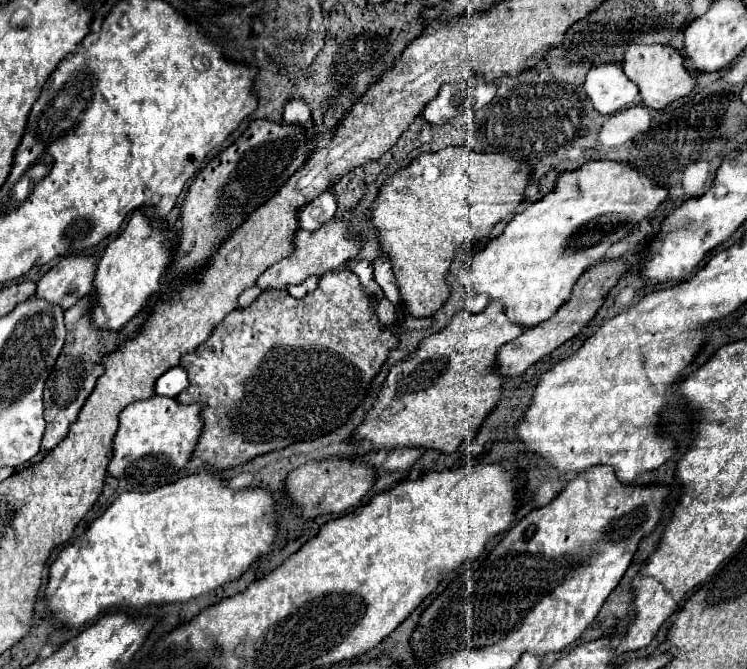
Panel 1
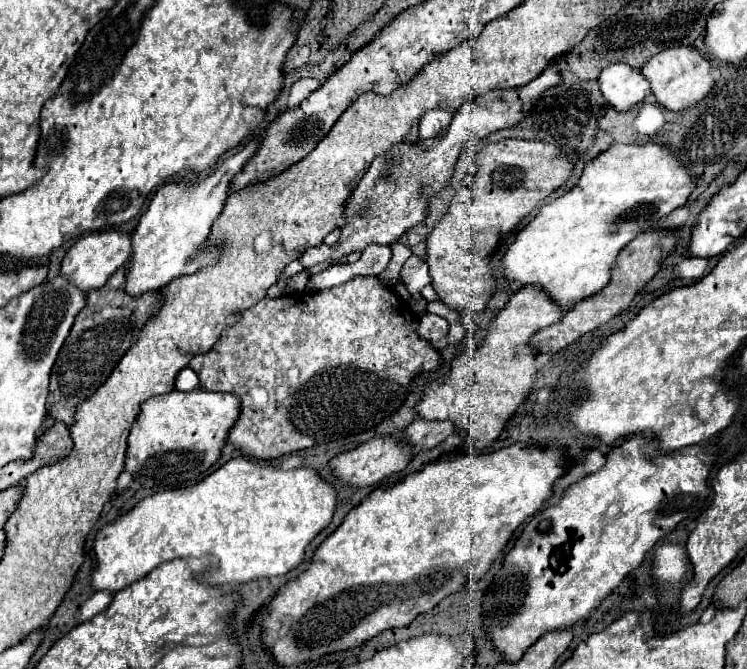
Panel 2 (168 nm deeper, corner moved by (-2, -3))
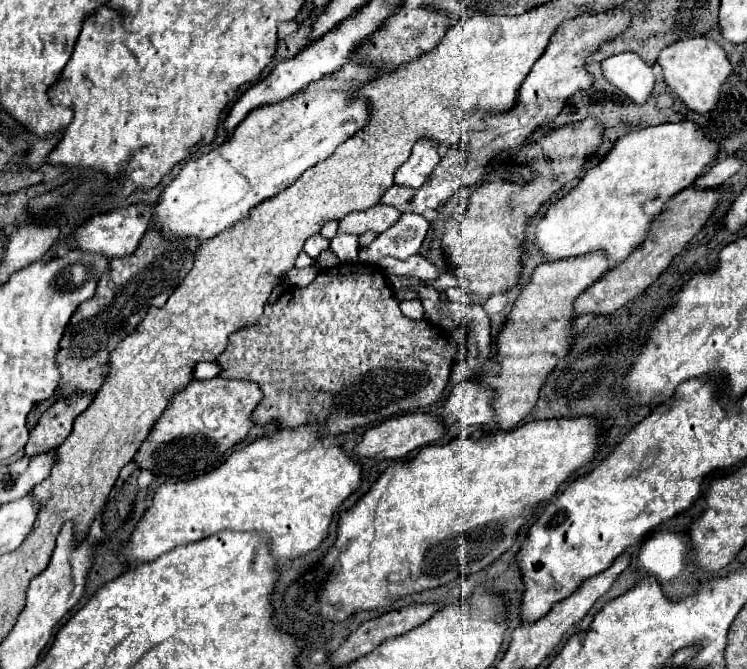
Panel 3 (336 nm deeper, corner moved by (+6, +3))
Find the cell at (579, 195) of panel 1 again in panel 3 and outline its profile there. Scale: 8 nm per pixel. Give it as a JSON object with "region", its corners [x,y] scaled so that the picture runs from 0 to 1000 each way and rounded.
{"region":[[[928,182],[866,188],[861,194],[850,194],[831,203],[821,215],[821,221],[805,236],[805,242],[783,257],[778,272],[767,284],[762,284],[759,293],[748,296],[732,311],[732,320],[722,329],[716,341],[714,368],[727,380],[727,392],[759,389],[791,377],[807,377],[818,395],[834,392],[863,356],[871,329],[888,314],[890,302],[901,290],[925,278],[933,269],[933,263],[941,257],[941,251],[957,239],[960,227],[963,218],[957,212],[949,212],[941,203],[941,194]]]}

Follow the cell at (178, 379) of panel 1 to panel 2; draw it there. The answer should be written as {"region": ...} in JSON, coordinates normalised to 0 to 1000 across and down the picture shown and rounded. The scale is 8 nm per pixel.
{"region":[[[245,550],[237,562],[237,583],[258,583],[266,580],[266,562],[261,562],[261,556],[256,550]]]}

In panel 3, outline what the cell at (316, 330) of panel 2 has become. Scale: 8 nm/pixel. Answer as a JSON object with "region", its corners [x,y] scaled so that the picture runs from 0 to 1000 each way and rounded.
{"region":[[[454,395],[448,401],[438,401],[438,404],[430,404],[424,410],[424,416],[408,428],[408,430],[400,430],[400,428],[390,428],[384,436],[376,439],[376,445],[365,454],[355,454],[355,469],[339,484],[339,487],[331,487],[331,490],[323,490],[320,496],[312,496],[307,502],[307,511],[304,511],[304,520],[290,532],[288,544],[296,550],[296,565],[317,565],[317,568],[336,568],[336,571],[344,571],[349,586],[352,586],[352,598],[344,604],[347,610],[339,613],[336,619],[336,628],[341,631],[341,637],[352,640],[357,634],[371,634],[371,640],[398,640],[398,637],[411,637],[411,634],[424,634],[427,637],[427,649],[430,652],[440,652],[440,649],[462,649],[462,646],[470,646],[481,637],[499,637],[510,628],[518,628],[523,625],[526,619],[539,619],[539,616],[548,616],[548,613],[558,613],[564,607],[574,607],[580,601],[588,598],[596,574],[598,574],[598,562],[604,556],[604,547],[609,541],[609,532],[614,529],[617,517],[612,514],[604,514],[598,511],[596,505],[596,493],[590,490],[582,490],[580,487],[577,493],[577,484],[572,484],[569,478],[550,478],[545,472],[539,472],[537,460],[534,460],[534,451],[529,448],[526,442],[526,433],[521,430],[515,413],[499,401],[499,398],[491,398],[491,395]]]}

